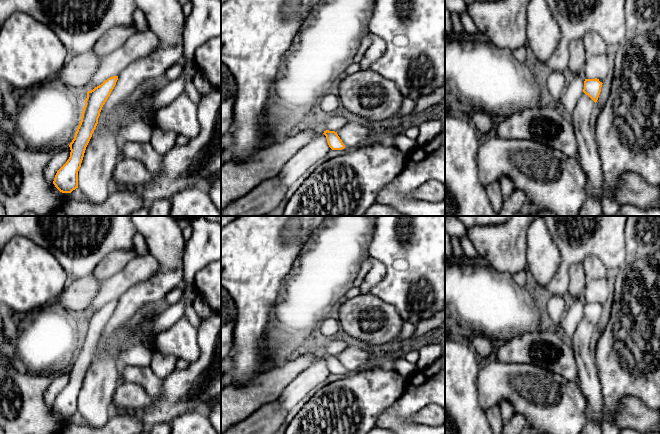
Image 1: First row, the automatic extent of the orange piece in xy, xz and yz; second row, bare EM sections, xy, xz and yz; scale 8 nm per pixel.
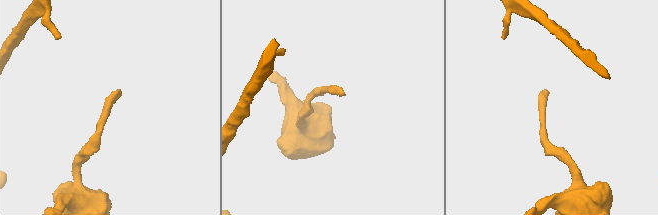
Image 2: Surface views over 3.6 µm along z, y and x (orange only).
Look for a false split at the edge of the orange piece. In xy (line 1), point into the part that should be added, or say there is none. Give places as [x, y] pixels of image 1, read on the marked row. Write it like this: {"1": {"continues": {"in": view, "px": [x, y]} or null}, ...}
{"1": {"continues": null}}

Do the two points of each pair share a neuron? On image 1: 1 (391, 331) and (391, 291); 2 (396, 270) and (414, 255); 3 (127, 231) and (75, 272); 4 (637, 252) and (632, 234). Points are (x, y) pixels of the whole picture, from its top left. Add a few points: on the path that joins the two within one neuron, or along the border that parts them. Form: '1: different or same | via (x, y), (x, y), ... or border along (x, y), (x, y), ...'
1: different | border along (370, 293), (388, 302), (404, 322)
2: same | via (400, 269), (410, 259)
3: same | via (114, 237), (98, 253), (88, 259)
4: same | via (637, 248), (636, 238)

